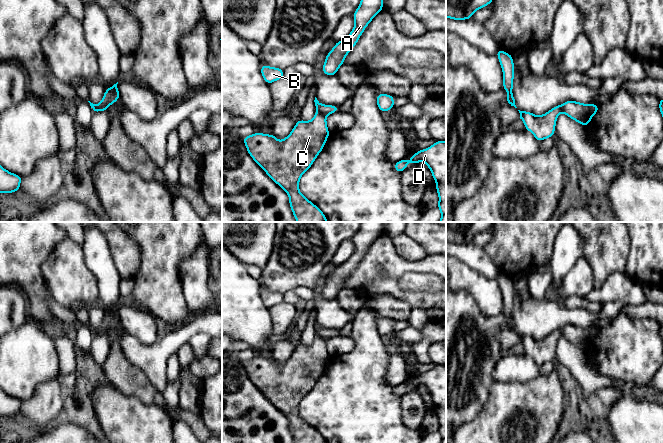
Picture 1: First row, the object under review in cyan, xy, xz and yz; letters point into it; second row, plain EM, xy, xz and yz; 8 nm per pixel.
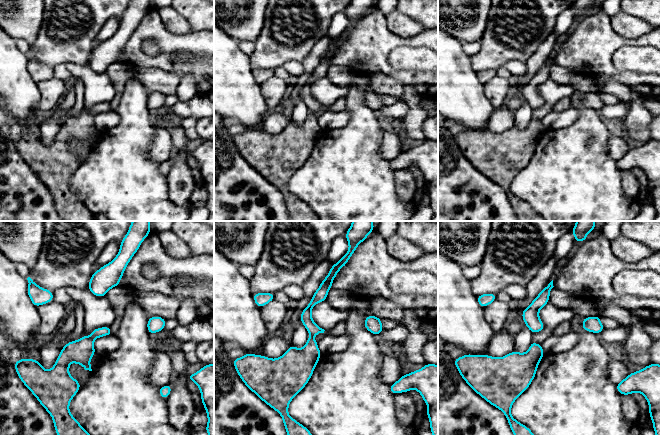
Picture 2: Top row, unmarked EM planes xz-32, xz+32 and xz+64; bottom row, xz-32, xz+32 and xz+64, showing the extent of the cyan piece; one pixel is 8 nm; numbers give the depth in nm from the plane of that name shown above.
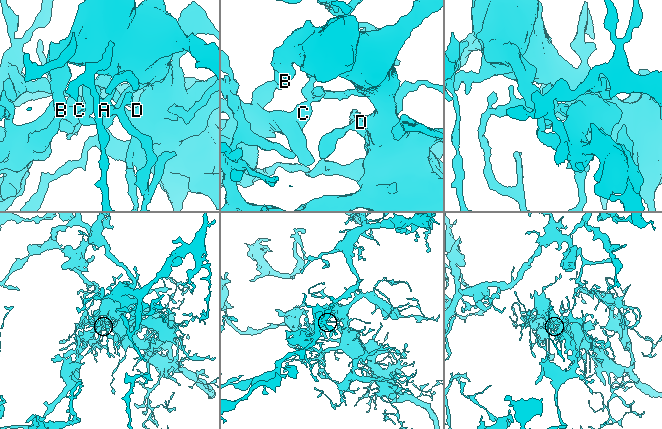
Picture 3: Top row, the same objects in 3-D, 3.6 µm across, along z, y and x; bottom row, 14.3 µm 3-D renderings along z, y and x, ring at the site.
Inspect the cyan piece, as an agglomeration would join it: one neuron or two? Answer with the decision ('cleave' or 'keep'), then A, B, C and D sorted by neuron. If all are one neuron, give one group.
cleave | A B D / C

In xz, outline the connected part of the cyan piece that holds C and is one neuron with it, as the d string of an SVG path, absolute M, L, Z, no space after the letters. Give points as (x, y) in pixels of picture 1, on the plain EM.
M316 336L310 345L298 344L291 357L281 365L273 358L264 357L243 361L252 383L288 418L295 443L327 443L300 417L299 405L323 374L330 358L326 340Z

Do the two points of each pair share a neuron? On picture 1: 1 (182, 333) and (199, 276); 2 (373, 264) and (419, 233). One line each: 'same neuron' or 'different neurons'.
1: different neurons
2: different neurons

